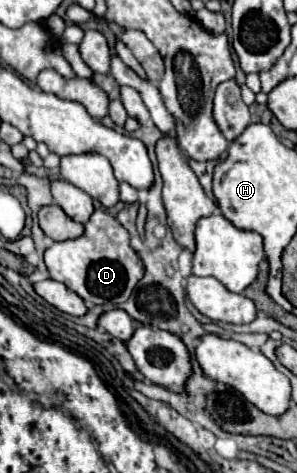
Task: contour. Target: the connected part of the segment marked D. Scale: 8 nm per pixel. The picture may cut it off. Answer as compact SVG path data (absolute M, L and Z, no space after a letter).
M102 209L94 211L92 217L84 223L84 233L80 237L52 243L44 251L44 261L50 279L60 281L72 289L78 297L84 299L86 307L102 303L124 303L144 275L144 263L130 247L128 231Z

